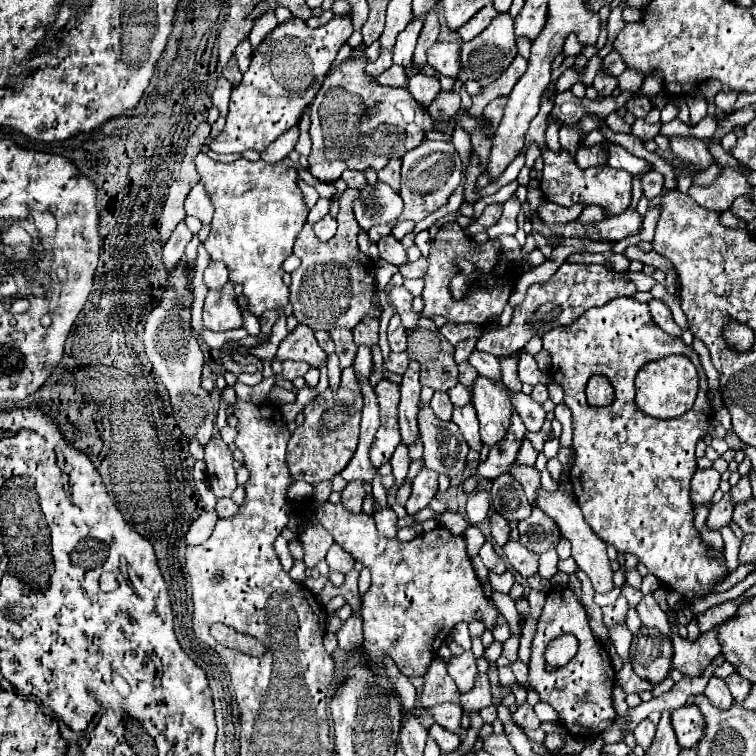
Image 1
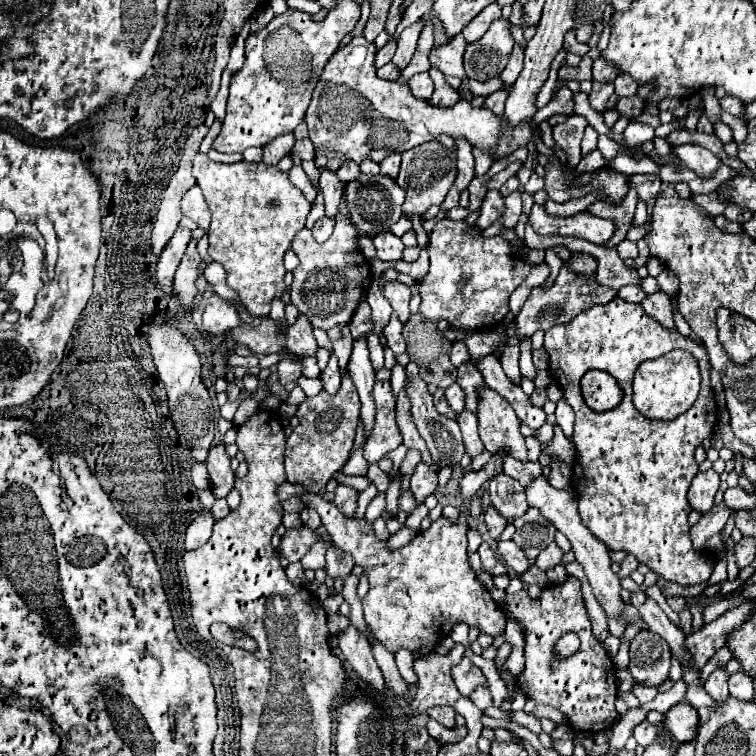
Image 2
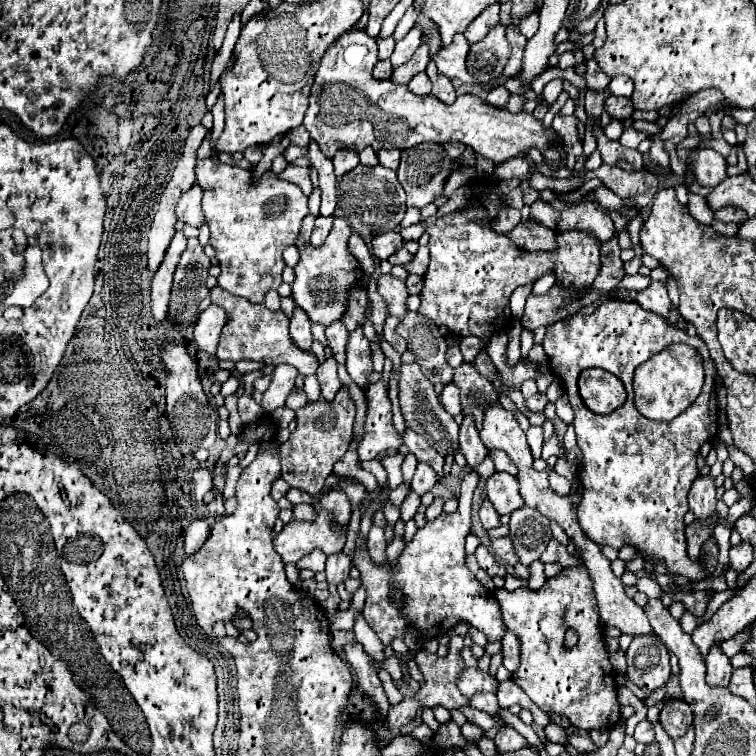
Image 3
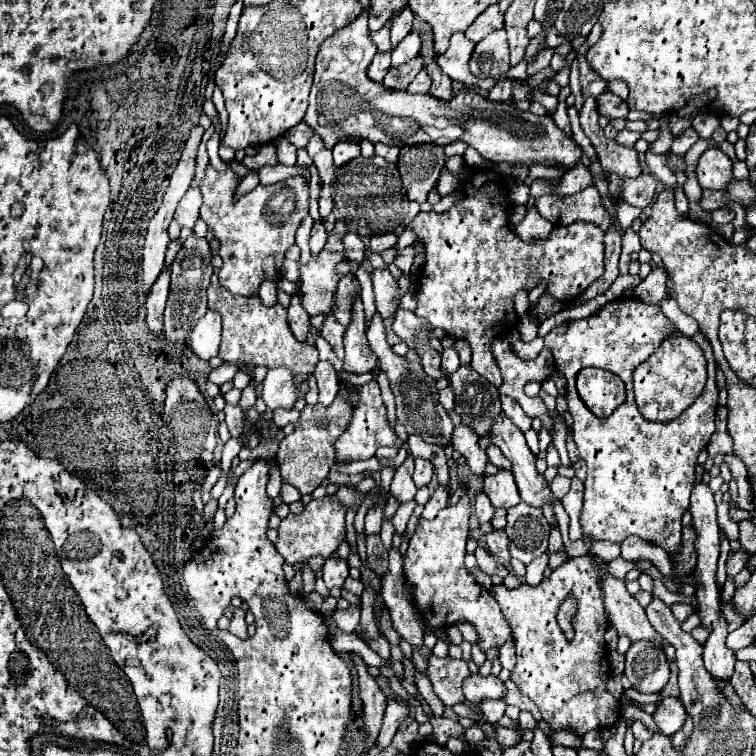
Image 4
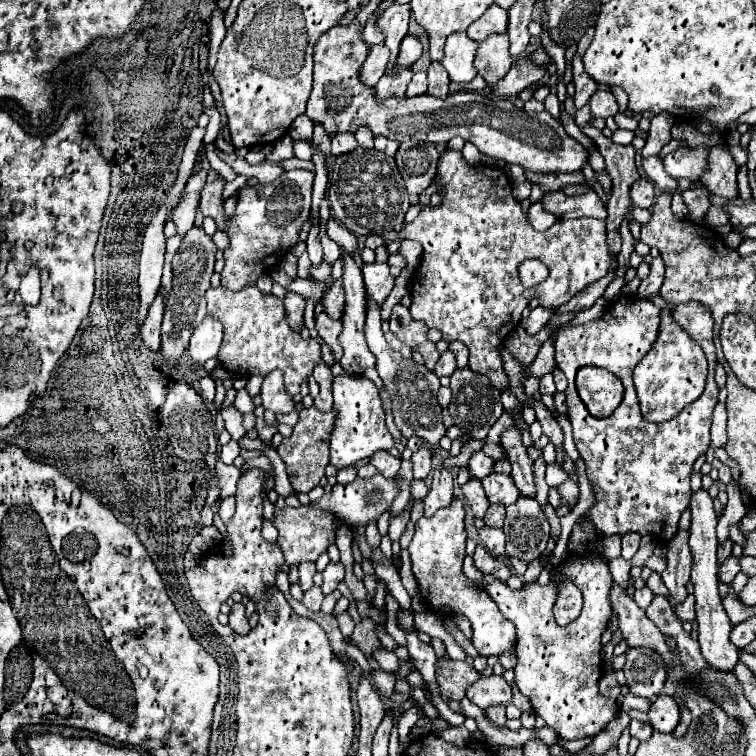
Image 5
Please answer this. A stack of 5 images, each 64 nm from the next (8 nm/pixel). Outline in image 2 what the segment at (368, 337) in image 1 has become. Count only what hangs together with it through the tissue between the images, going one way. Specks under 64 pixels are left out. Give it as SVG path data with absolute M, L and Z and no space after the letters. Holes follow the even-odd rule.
M360 300L358 308L356 308L356 316L352 316L352 324L348 324L350 332L352 332L352 338L360 338L360 336L366 336L370 330L372 330L372 318L370 318L370 306L364 300Z

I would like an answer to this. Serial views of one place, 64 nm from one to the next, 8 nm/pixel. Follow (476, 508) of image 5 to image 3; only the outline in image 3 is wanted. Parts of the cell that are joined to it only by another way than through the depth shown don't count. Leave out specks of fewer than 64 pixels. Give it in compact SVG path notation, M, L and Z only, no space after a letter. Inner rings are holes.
M484 500L482 504L480 504L480 512L478 512L478 516L480 516L480 522L482 522L482 526L488 530L488 528L494 528L494 526L498 526L500 522L498 522L498 512L492 508L492 504L490 504L490 500Z

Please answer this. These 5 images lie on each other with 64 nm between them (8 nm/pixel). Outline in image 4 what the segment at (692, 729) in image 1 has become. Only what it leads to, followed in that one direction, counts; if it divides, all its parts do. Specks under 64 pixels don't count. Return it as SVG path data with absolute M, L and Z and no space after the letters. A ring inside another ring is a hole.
M662 698L658 704L656 704L656 712L652 714L658 730L666 736L672 736L674 732L680 730L680 726L684 724L686 720L686 710L682 706L682 702L678 698Z

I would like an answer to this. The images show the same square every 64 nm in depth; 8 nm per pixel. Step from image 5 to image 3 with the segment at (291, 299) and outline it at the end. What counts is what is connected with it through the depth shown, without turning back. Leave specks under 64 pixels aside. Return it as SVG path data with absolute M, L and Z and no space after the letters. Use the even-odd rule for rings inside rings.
M294 308L294 314L290 318L290 336L298 348L310 350L310 346L312 346L310 320L308 320L308 316L304 316L302 308Z

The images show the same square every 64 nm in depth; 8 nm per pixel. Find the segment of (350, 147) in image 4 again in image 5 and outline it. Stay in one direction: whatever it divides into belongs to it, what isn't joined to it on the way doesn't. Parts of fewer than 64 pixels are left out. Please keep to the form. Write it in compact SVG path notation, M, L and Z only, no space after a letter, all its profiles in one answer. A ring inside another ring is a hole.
M336 132L336 138L330 138L330 140L332 140L332 154L352 152L358 144L352 132Z

